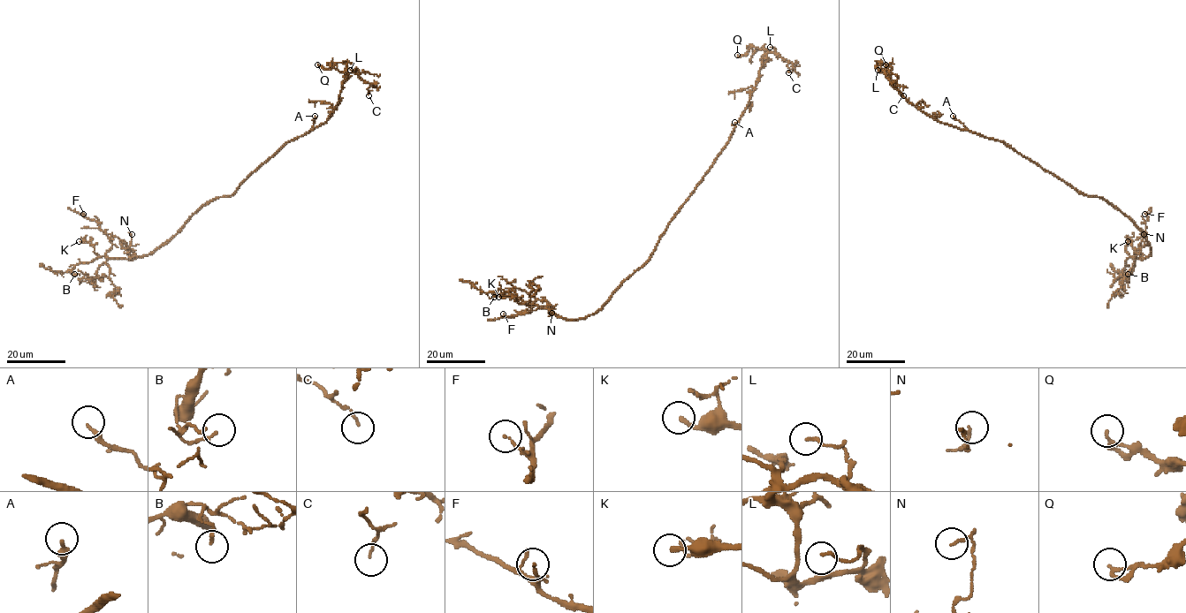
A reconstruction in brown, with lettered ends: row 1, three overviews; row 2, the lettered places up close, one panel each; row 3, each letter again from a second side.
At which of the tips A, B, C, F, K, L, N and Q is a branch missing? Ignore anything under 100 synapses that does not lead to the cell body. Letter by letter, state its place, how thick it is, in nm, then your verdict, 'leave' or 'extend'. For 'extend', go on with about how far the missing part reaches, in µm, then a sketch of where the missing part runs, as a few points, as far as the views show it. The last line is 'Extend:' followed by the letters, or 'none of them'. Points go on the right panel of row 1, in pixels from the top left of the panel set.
A: place (953, 116); calibre 280 nm; leave
B: place (1128, 274); calibre 100 nm; leave
C: place (903, 95); calibre 90 nm; leave
F: place (1144, 214); calibre 110 nm; leave
K: place (1128, 241); calibre 190 nm; leave
L: place (878, 70); calibre 120 nm; leave
N: place (1144, 234); calibre 70 nm; leave
Q: place (885, 64); calibre 110 nm; leave
Extend: none of them

